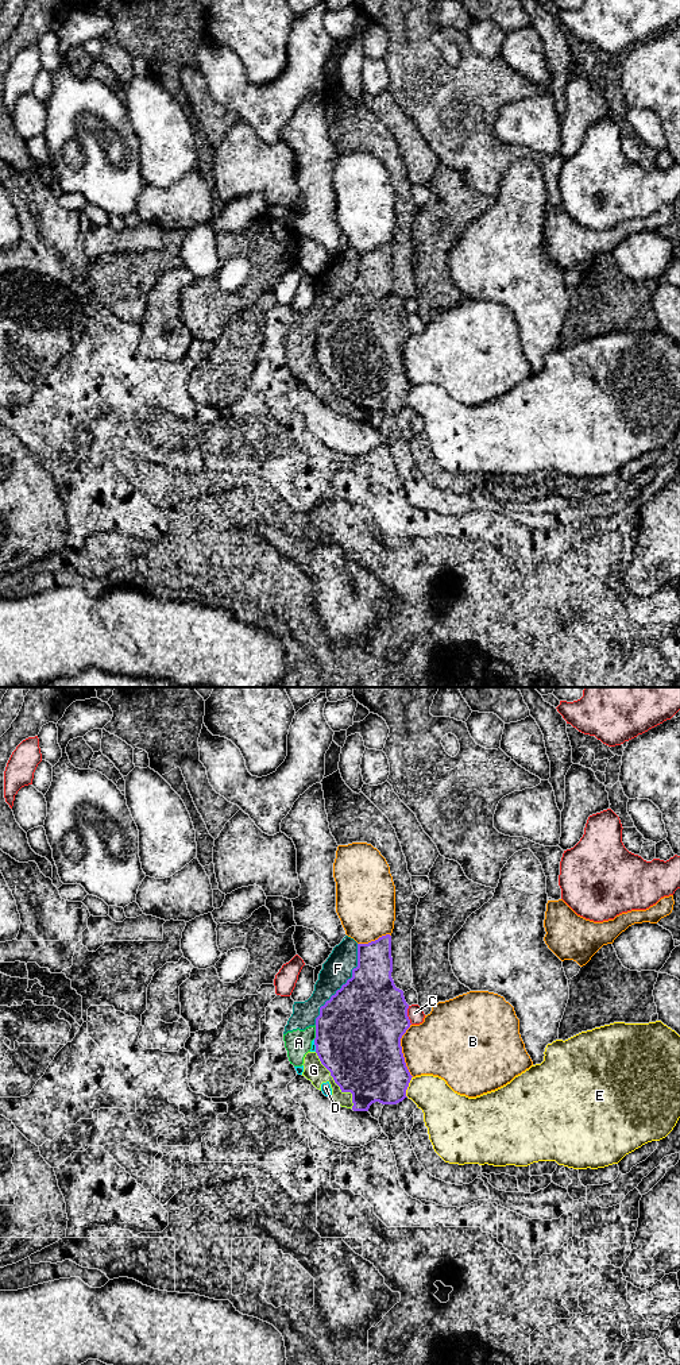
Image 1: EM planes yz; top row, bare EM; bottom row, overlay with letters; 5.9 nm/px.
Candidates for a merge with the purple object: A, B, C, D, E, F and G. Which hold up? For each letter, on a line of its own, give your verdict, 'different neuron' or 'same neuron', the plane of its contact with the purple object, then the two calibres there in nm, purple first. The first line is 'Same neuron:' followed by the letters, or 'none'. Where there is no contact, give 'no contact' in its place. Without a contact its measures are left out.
Same neuron: none
A: different neuron | yz | 500/160 nm
B: different neuron | yz | 480/360 nm
C: different neuron | yz | 480/90 nm
D: different neuron | yz | 500/30 nm
E: different neuron | yz | 400/240 nm
F: different neuron | yz | 480/170 nm
G: different neuron | yz | 460/120 nm

